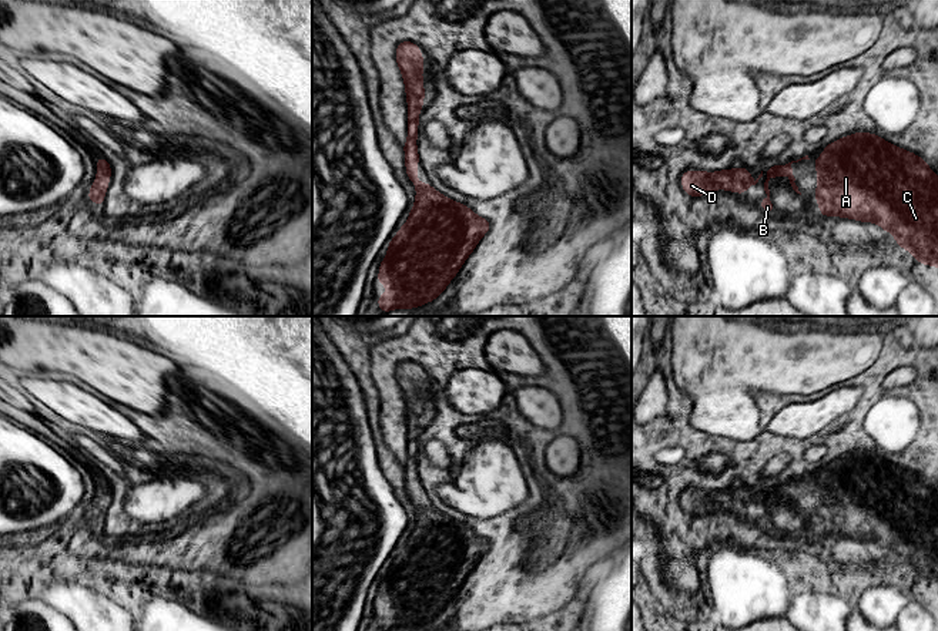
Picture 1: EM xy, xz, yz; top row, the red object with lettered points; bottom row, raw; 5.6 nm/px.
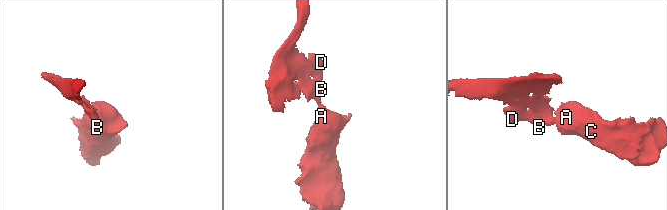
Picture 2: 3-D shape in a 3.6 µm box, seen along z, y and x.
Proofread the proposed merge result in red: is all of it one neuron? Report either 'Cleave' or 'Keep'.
Keep

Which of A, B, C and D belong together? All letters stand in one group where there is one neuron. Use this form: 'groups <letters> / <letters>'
groups A B C D

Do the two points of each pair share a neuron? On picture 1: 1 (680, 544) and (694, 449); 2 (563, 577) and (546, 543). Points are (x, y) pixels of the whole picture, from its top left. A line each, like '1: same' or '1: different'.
1: same
2: different

